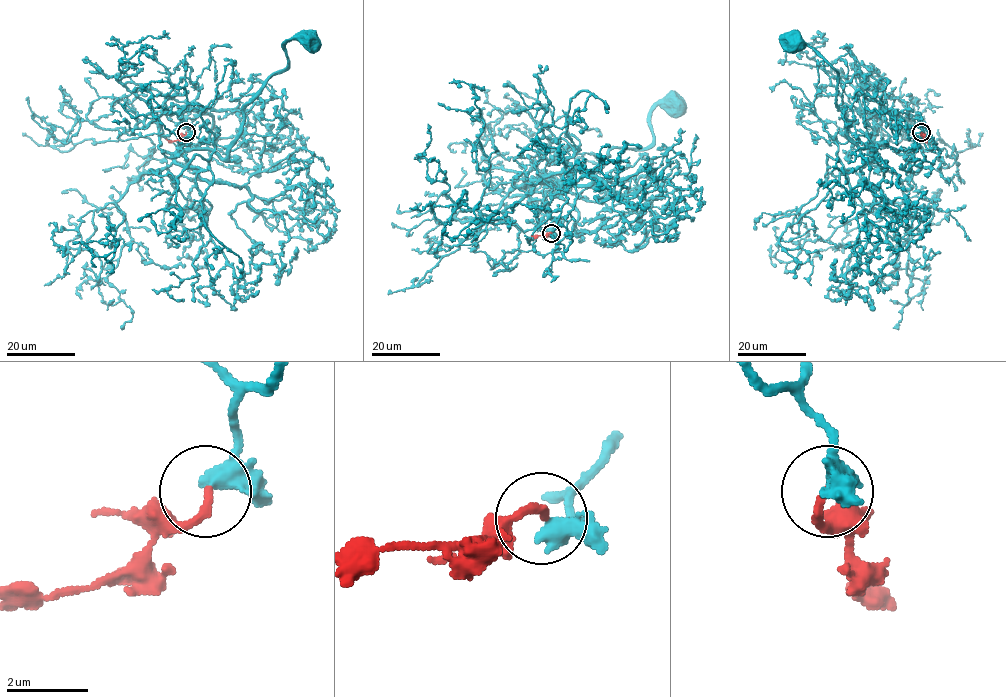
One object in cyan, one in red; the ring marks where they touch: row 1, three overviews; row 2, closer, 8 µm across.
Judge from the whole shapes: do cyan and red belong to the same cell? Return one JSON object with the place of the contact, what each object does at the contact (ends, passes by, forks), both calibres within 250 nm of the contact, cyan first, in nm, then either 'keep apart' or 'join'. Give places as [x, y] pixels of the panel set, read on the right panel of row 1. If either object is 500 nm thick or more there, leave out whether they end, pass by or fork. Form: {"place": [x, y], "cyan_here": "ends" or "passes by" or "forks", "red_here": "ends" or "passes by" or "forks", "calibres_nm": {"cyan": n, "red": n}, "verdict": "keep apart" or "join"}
{"place": [921, 132], "cyan_here": "passes by", "red_here": "ends", "calibres_nm": {"cyan": 400, "red": 200}, "verdict": "join"}

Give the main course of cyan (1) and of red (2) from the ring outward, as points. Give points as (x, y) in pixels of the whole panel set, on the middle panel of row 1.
1: (551, 233), (562, 219), (485, 174), (587, 185), (611, 149), (646, 148), (651, 111), (673, 104)
2: (551, 233), (531, 235)

